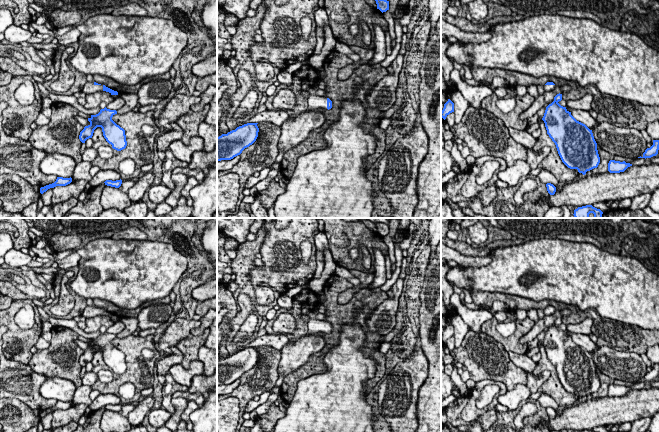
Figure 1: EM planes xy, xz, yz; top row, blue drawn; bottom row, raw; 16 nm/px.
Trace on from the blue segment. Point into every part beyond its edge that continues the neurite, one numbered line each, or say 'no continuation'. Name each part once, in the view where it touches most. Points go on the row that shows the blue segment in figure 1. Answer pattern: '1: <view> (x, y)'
1: xz (314, 101)

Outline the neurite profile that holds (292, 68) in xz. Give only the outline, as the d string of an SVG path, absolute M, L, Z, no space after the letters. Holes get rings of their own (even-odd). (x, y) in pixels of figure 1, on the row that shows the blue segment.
M305 58L305 60L302 62L297 61L296 63L289 65L285 70L286 72L292 74L296 70L298 70L301 66L306 65L306 64L309 64L309 58Z

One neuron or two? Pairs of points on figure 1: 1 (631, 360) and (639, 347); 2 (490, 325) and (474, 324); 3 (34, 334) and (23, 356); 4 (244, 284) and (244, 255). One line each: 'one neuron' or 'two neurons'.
1: two neurons
2: two neurons
3: one neuron
4: one neuron

